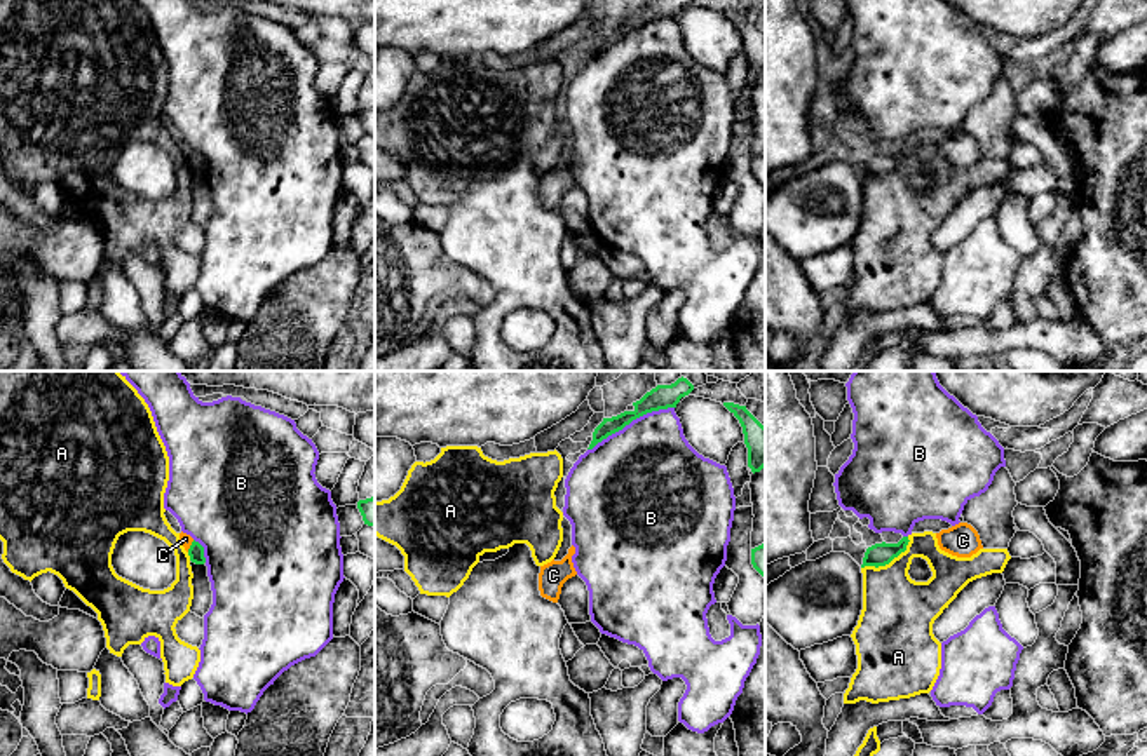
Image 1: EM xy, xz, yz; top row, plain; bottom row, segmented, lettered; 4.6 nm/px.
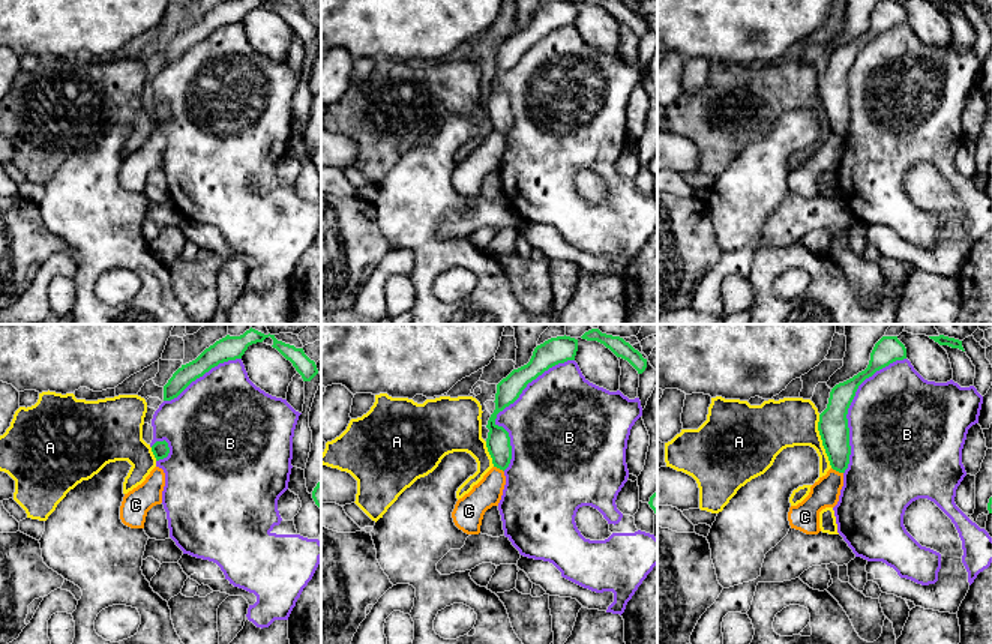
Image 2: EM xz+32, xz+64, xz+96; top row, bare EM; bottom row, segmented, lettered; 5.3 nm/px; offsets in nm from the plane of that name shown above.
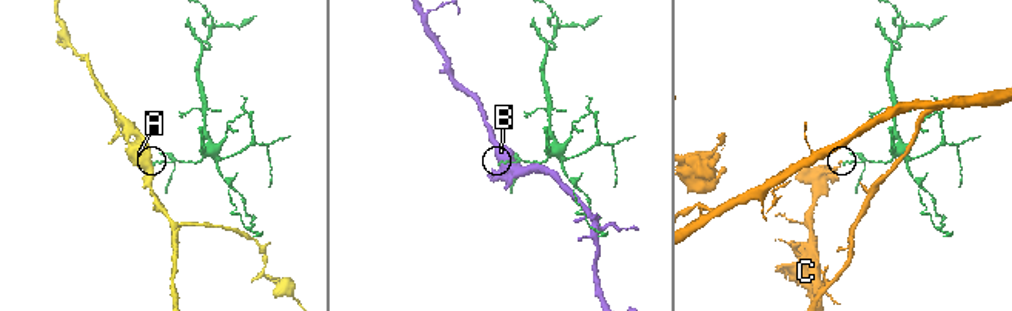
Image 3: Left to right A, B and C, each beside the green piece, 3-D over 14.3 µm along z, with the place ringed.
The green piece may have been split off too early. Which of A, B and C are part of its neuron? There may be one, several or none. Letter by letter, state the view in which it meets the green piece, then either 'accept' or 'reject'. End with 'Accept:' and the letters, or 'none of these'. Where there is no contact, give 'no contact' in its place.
A: meets green in yz; reject
B: meets green in xz; reject
C: meets green in xy; reject
Accept: none of these

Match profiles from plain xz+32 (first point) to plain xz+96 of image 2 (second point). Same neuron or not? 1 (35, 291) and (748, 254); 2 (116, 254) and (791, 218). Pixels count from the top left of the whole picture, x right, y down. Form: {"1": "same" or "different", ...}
{"1": "same", "2": "different"}

